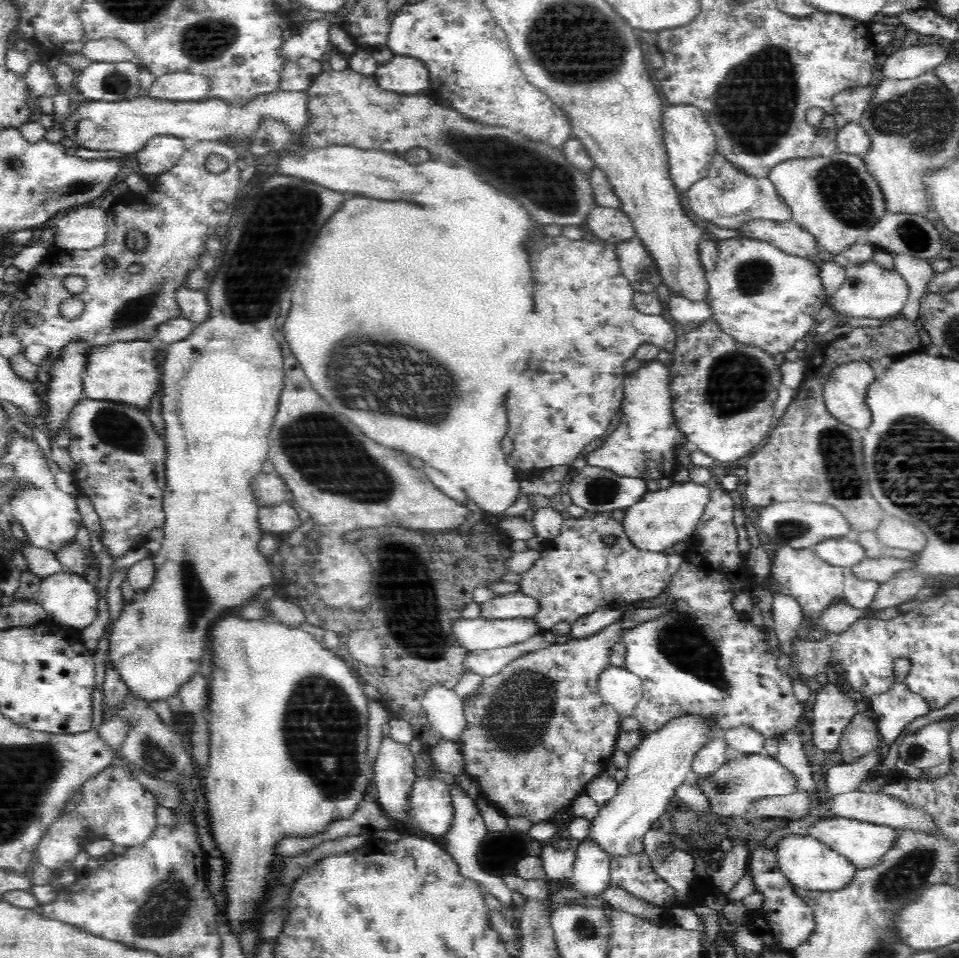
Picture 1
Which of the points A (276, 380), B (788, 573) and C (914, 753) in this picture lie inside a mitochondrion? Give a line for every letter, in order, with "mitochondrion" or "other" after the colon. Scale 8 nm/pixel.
A: other
B: other
C: mitochondrion

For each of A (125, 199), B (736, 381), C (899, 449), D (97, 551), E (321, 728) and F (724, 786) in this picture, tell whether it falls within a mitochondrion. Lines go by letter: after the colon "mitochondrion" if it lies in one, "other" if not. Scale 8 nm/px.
A: other
B: mitochondrion
C: mitochondrion
D: other
E: mitochondrion
F: mitochondrion

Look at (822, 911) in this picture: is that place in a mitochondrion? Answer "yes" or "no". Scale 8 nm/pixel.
no

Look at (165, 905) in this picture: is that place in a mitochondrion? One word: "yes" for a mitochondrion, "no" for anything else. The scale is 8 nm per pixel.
yes

